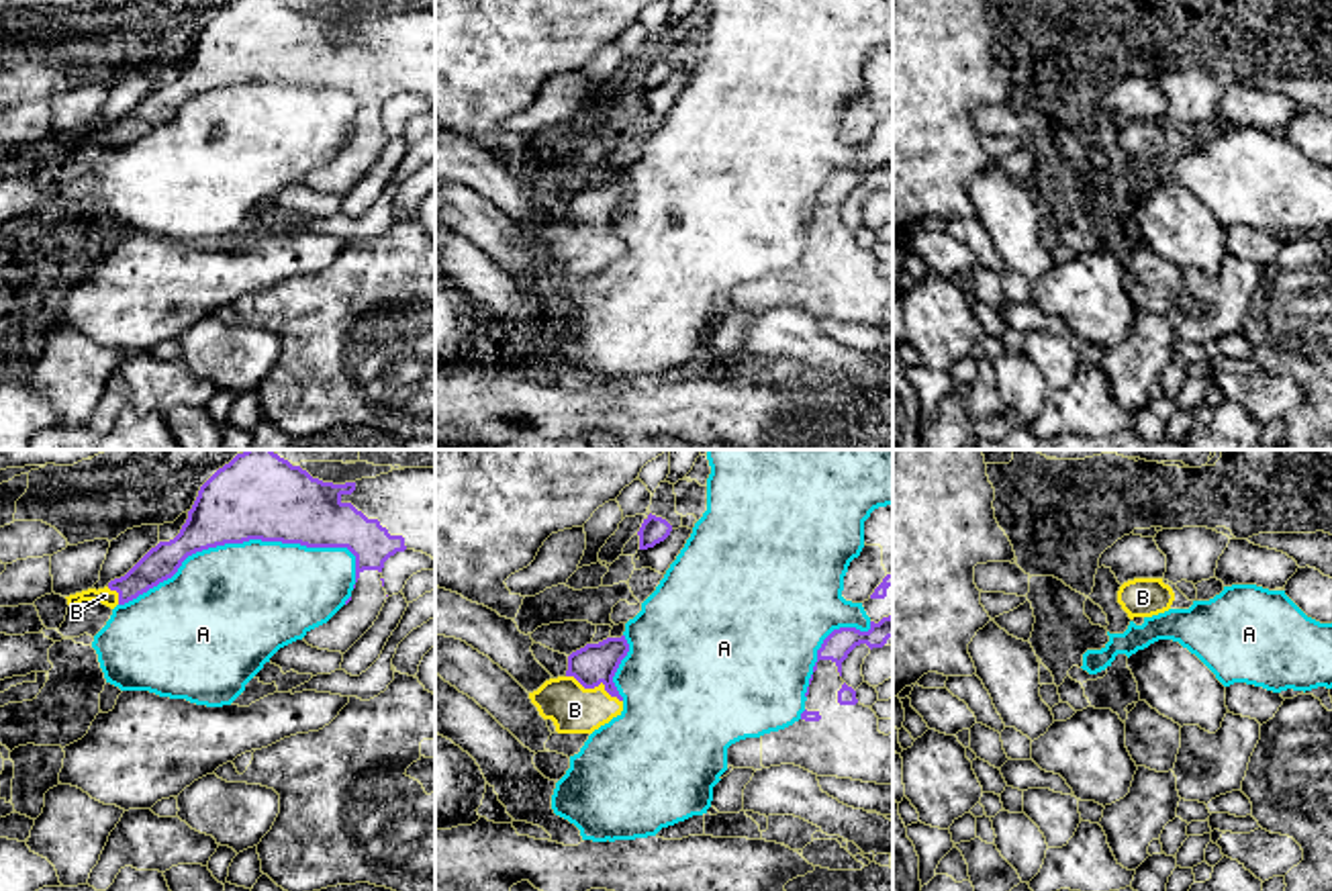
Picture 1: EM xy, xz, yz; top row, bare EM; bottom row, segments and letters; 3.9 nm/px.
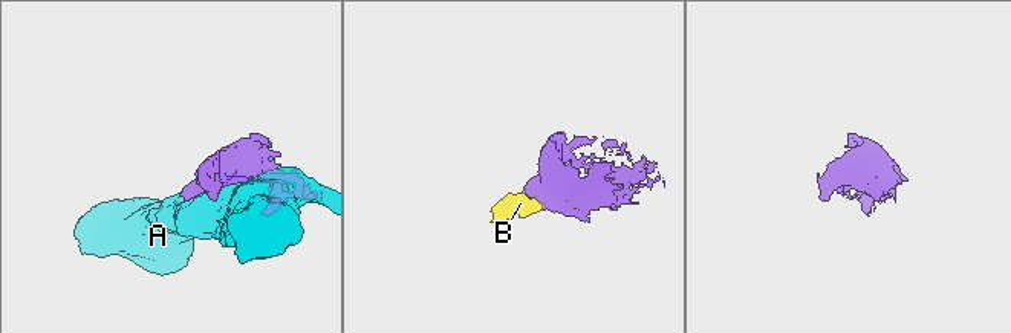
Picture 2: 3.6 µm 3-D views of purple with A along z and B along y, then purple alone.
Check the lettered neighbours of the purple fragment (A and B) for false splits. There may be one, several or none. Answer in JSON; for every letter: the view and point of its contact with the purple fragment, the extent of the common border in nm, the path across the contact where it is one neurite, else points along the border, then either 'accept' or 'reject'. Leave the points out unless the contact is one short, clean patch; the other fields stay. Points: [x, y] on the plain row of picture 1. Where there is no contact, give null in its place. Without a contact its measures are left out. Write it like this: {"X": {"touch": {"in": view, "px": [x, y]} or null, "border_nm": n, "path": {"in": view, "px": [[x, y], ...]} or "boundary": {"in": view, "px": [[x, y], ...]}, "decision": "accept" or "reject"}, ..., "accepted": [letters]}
{"A": {"touch": {"in": "xy", "px": [235, 84]}, "border_nm": 950, "decision": "reject"}, "B": {"touch": {"in": "xz", "px": [595, 227]}, "border_nm": 240, "path": {"in": "xz", "px": [[595, 205], [595, 227], [575, 252]]}, "decision": "accept"}, "accepted": ["B"]}

